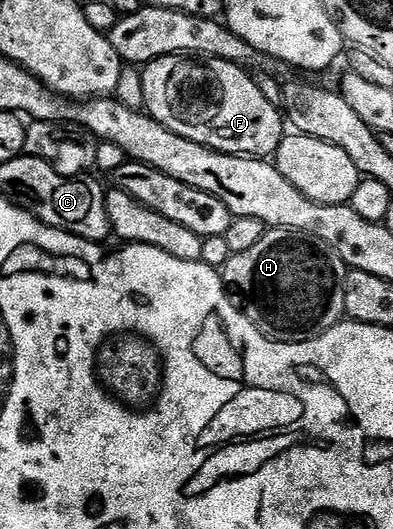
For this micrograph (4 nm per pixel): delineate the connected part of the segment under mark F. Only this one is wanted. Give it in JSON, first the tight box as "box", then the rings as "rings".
{"box":[140,54,286,159],"rings":[[[171,54],[170,56],[162,56],[158,60],[147,63],[143,67],[140,79],[142,80],[142,88],[144,89],[144,105],[147,113],[151,114],[154,121],[162,124],[170,132],[174,132],[186,140],[194,140],[194,144],[202,144],[212,150],[220,150],[223,154],[243,154],[245,156],[267,159],[269,156],[275,155],[278,144],[282,141],[286,133],[286,119],[283,113],[281,113],[277,106],[270,104],[270,100],[266,100],[266,96],[262,96],[255,77],[245,67],[235,66],[233,62],[227,62],[221,58],[205,58],[190,54]]]}

